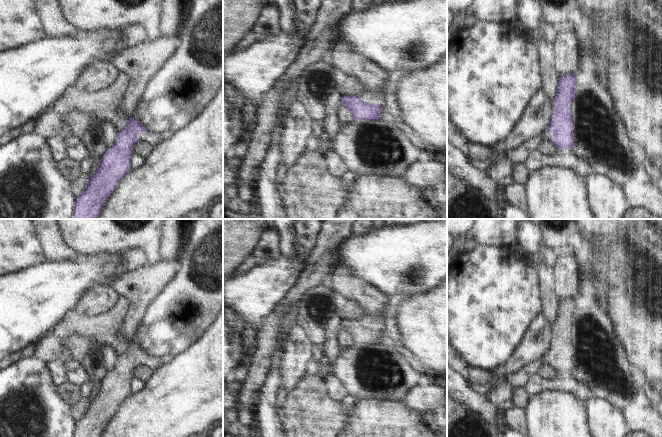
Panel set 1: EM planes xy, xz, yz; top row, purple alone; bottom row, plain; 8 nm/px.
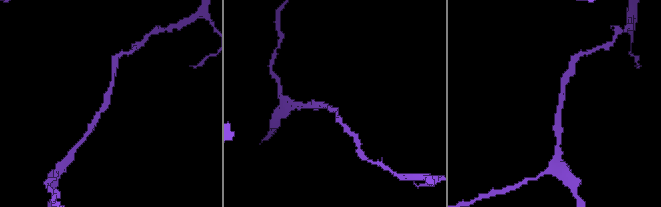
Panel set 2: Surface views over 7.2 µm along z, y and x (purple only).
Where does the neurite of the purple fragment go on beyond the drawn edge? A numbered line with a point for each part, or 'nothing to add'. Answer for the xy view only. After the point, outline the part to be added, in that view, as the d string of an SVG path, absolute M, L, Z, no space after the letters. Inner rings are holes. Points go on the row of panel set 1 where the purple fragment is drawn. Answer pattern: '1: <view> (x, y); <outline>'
1: xy (152, 138); M147 131L142 134L137 134L137 137L139 139L139 142L146 142L152 148L154 148L157 144L162 141L161 134L150 131Z

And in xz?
1: xz (377, 97); M383 89L376 90L374 92L364 91L359 95L359 97L364 102L375 103L375 104L378 104L380 107L385 106L385 96L383 94Z

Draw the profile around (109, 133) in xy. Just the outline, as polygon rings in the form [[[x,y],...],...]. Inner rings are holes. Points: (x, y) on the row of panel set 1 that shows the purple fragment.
[[[102,122],[101,133],[103,135],[106,147],[111,148],[117,140],[117,131],[113,128],[111,123]]]

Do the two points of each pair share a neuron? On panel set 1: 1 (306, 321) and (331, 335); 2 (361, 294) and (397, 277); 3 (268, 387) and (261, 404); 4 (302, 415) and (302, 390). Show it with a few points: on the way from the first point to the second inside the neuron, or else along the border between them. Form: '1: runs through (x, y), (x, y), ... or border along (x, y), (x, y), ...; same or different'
1: border along (333, 311), (324, 326), (324, 342), (317, 353); different
2: border along (355, 275), (374, 285), (388, 296); different
3: runs through (268, 391), (265, 400); same
4: runs through (302, 409), (302, 396); same

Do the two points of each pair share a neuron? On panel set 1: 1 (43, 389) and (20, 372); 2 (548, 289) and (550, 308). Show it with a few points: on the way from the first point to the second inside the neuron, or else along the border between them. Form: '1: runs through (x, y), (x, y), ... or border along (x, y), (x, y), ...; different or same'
1: runs through (37, 385), (33, 385), (26, 378); same
2: runs through (548, 294), (550, 303); same

